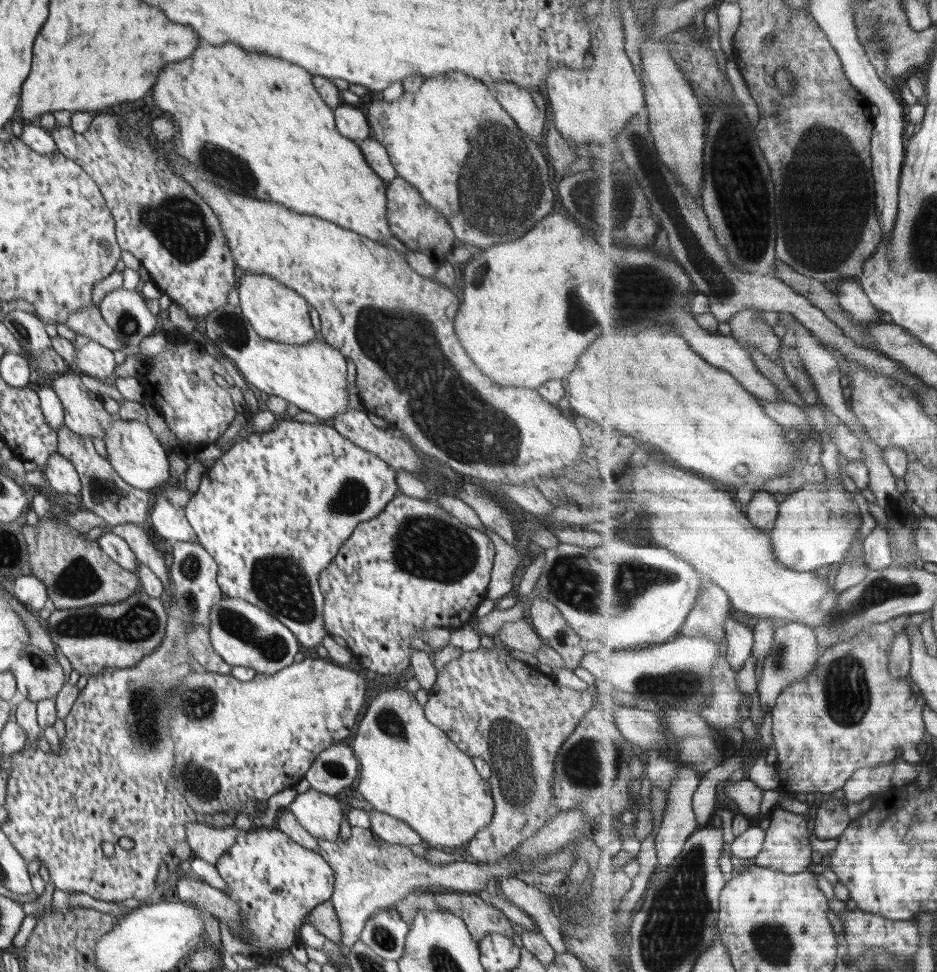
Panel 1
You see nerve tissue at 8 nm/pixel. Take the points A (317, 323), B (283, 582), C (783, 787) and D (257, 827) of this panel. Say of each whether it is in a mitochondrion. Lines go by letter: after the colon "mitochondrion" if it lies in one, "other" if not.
A: other
B: mitochondrion
C: other
D: other

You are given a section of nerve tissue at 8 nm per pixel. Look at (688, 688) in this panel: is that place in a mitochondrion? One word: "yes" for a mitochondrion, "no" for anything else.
yes

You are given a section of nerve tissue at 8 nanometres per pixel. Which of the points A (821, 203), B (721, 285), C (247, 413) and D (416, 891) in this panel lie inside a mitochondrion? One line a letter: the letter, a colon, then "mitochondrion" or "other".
A: other
B: mitochondrion
C: other
D: other

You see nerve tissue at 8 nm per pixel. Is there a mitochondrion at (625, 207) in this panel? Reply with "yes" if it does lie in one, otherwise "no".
yes

